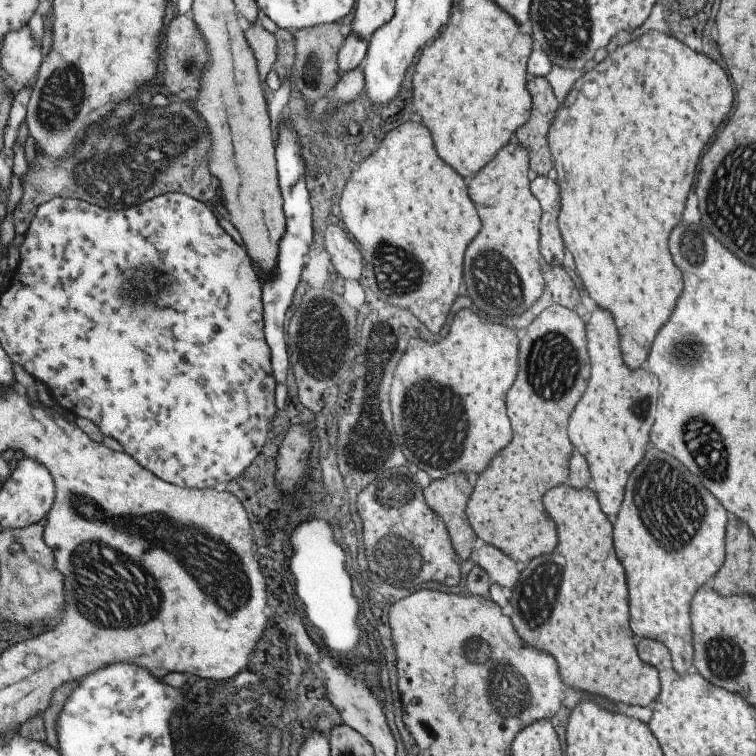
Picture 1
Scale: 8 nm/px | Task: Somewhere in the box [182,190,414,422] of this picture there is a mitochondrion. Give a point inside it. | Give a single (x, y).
(322, 334)

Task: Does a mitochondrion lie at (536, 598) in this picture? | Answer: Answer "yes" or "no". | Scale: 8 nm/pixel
yes

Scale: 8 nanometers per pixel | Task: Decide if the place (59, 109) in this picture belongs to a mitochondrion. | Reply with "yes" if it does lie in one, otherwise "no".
yes

